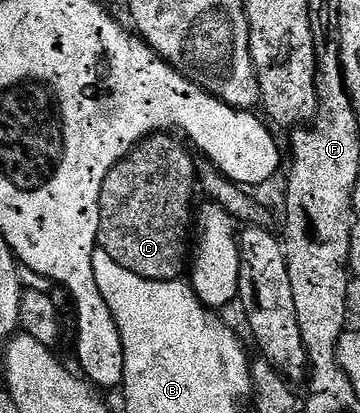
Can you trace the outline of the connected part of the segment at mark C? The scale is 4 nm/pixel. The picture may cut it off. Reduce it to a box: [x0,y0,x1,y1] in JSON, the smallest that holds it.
[97,132,196,282]

